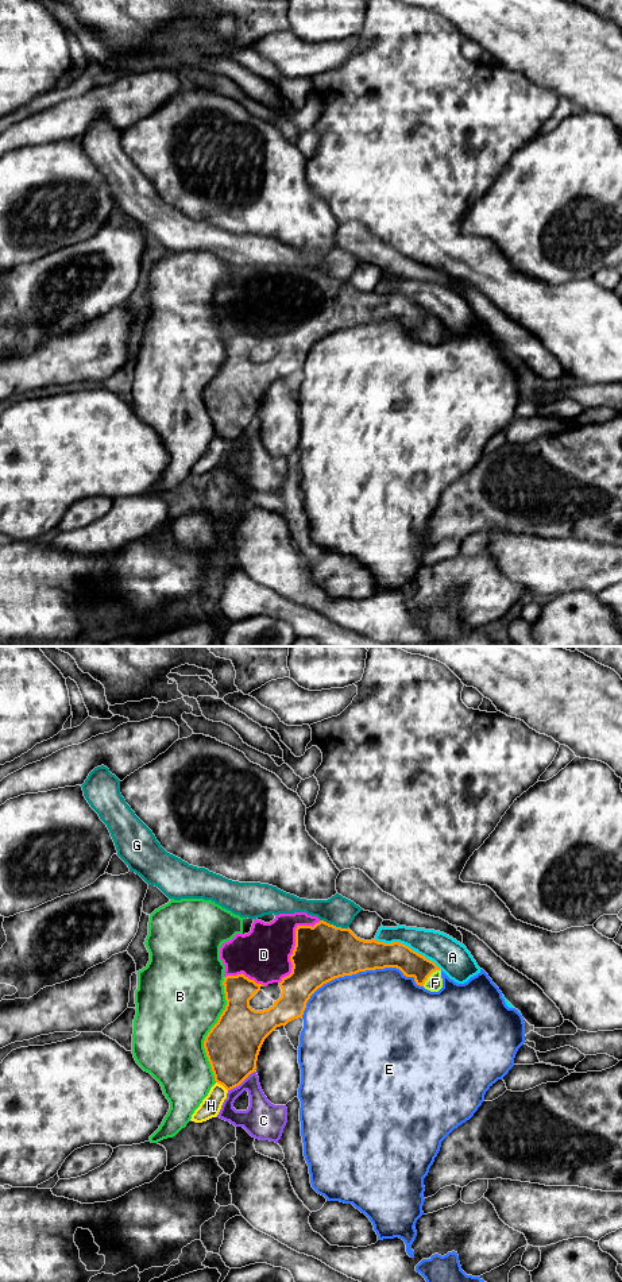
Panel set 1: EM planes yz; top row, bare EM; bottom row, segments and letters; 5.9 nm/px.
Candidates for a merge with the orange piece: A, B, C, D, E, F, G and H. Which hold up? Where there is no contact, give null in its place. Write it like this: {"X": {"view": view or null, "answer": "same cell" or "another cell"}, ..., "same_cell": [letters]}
{"A": {"view": "yz", "answer": "another cell"}, "B": {"view": "yz", "answer": "another cell"}, "C": {"view": "yz", "answer": "another cell"}, "D": {"view": "yz", "answer": "same cell"}, "E": {"view": "yz", "answer": "another cell"}, "F": {"view": "yz", "answer": "same cell"}, "G": {"view": "yz", "answer": "another cell"}, "H": {"view": "yz", "answer": "another cell"}, "same_cell": ["D", "F"]}

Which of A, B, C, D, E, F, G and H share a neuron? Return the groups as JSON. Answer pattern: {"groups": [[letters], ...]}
{"groups": [["A"], ["B"], ["C"], ["D", "F"], ["E"], ["G"], ["H"]]}

